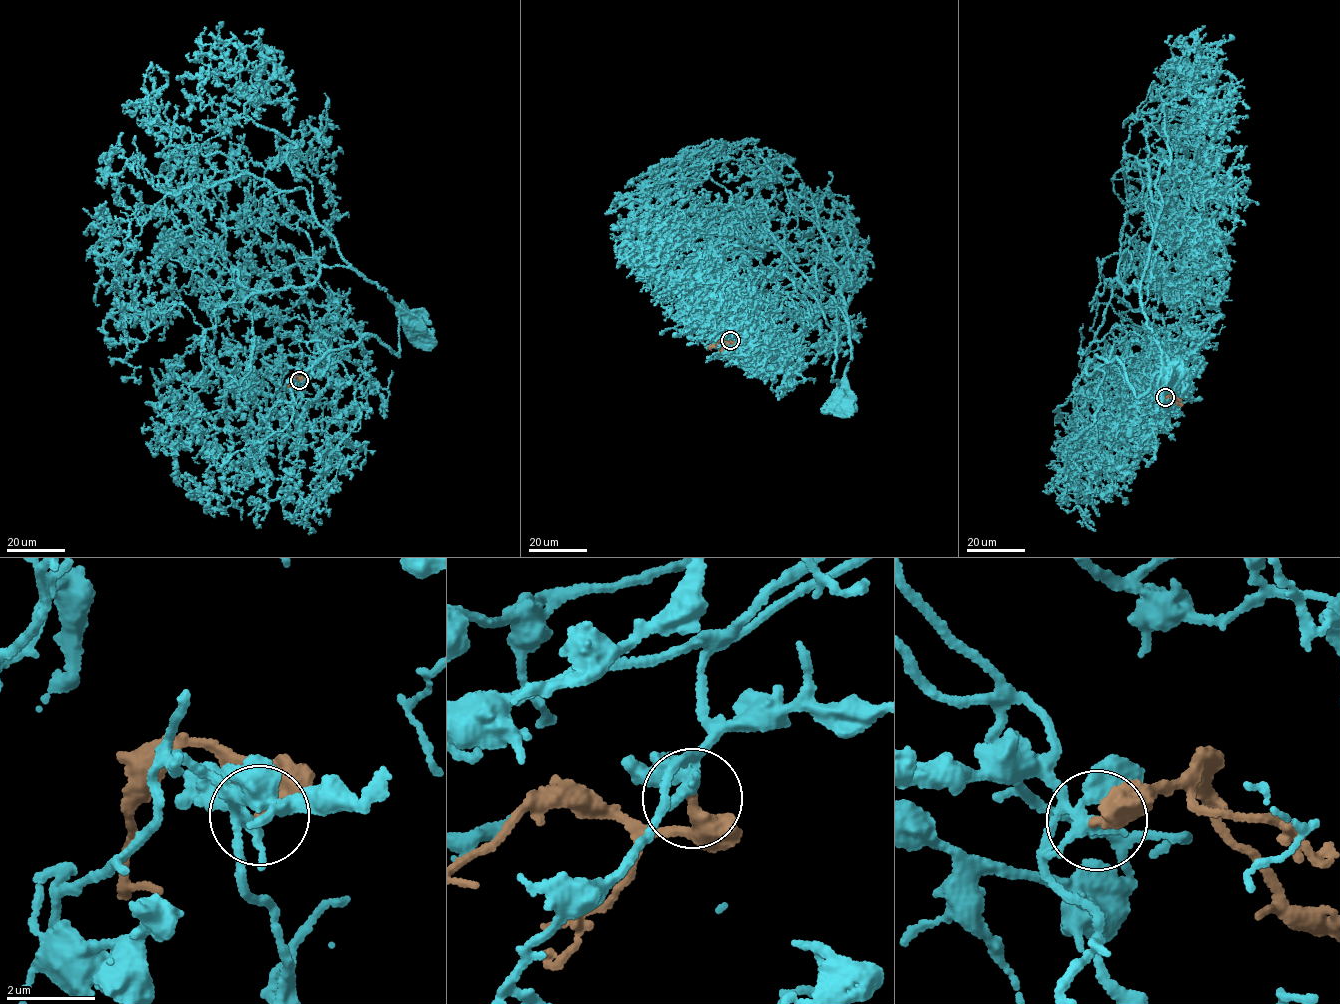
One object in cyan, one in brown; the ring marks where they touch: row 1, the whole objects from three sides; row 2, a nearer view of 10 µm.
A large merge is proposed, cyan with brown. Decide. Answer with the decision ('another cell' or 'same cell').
same cell

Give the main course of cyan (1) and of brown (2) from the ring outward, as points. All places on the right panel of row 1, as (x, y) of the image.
1: (1165, 398), (1133, 331), (1089, 375), (1087, 366), (1096, 355), (1120, 360), (1140, 397), (1164, 368), (1171, 378)
2: (1165, 398), (1172, 394), (1174, 399), (1182, 404)

